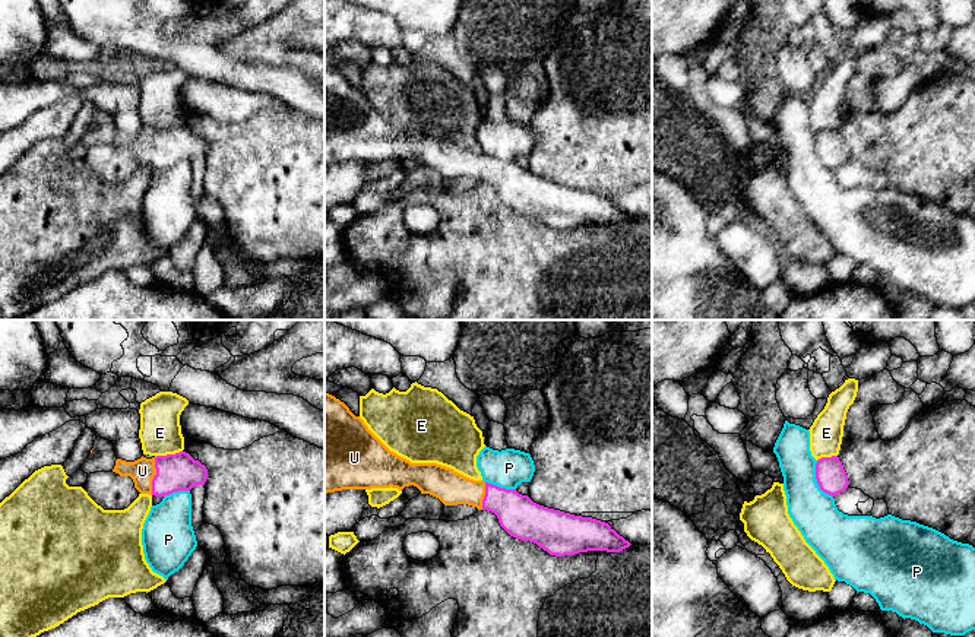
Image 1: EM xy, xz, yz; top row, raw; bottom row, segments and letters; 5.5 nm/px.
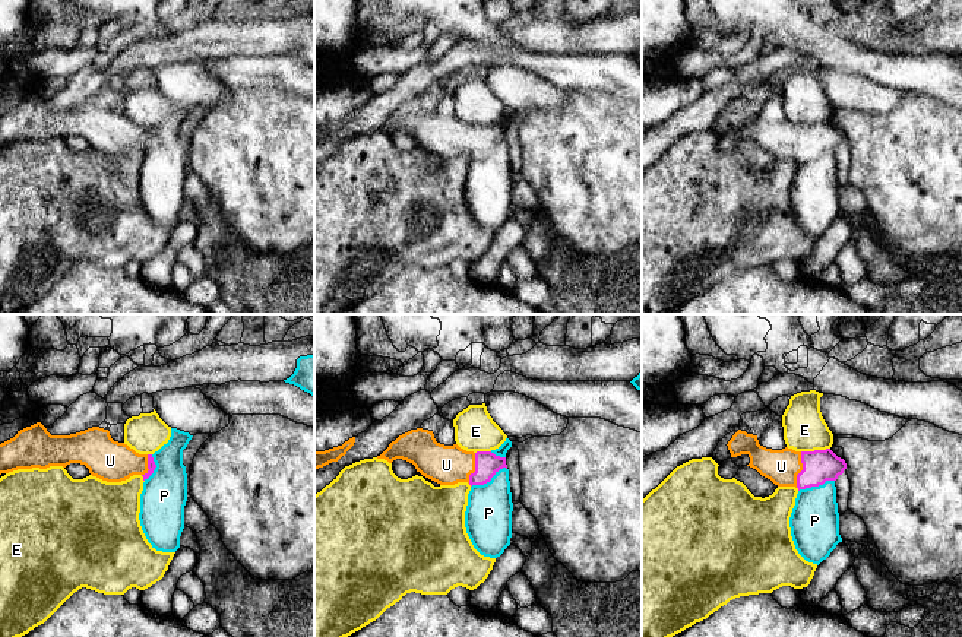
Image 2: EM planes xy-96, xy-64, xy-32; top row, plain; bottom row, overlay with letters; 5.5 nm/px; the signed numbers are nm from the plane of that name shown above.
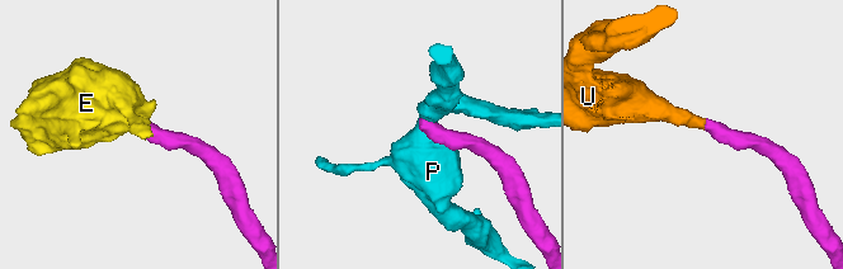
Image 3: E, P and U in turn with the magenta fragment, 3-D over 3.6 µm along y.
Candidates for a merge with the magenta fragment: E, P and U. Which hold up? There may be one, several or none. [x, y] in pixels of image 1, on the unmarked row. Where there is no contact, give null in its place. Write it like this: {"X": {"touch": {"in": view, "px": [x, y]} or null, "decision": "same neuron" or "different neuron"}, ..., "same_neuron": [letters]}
{"E": {"touch": {"in": "xy", "px": [168, 127]}, "decision": "different neuron"}, "P": {"touch": {"in": "yz", "px": [817, 154]}, "decision": "different neuron"}, "U": {"touch": {"in": "xy", "px": [154, 149]}, "decision": "same neuron"}, "same_neuron": ["U"]}

